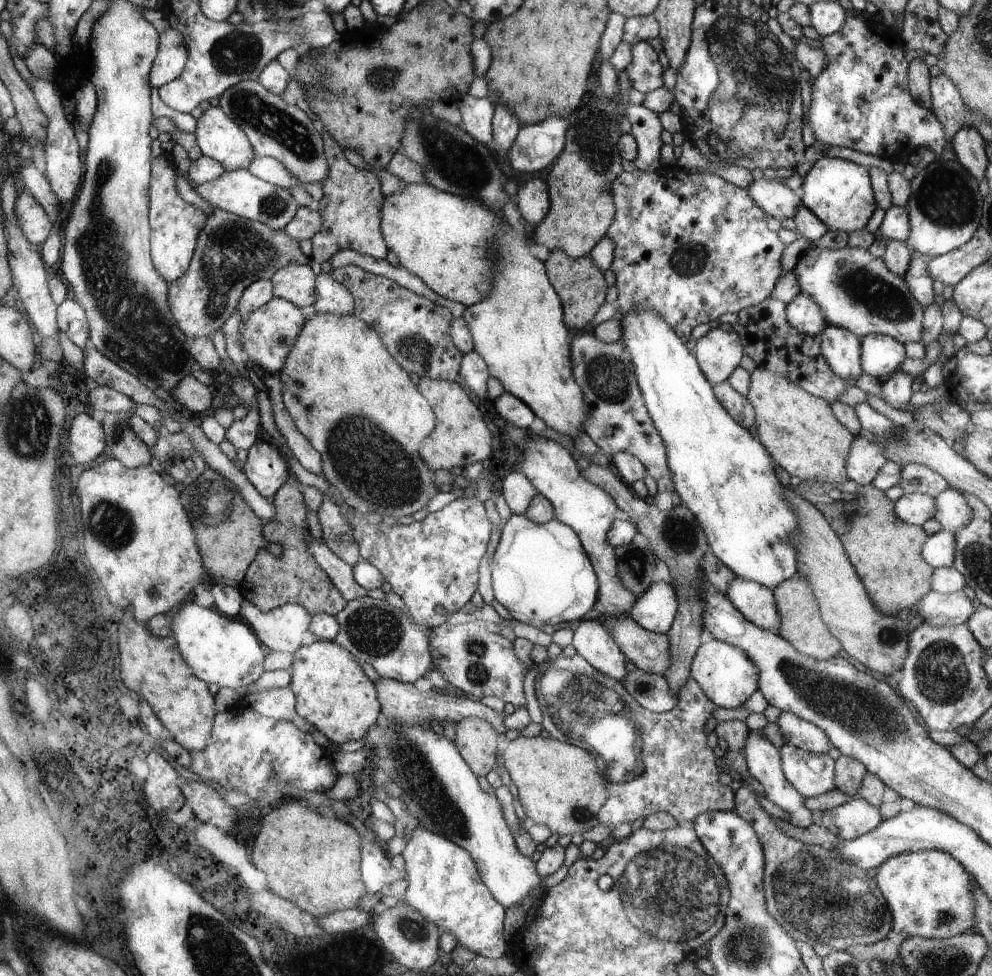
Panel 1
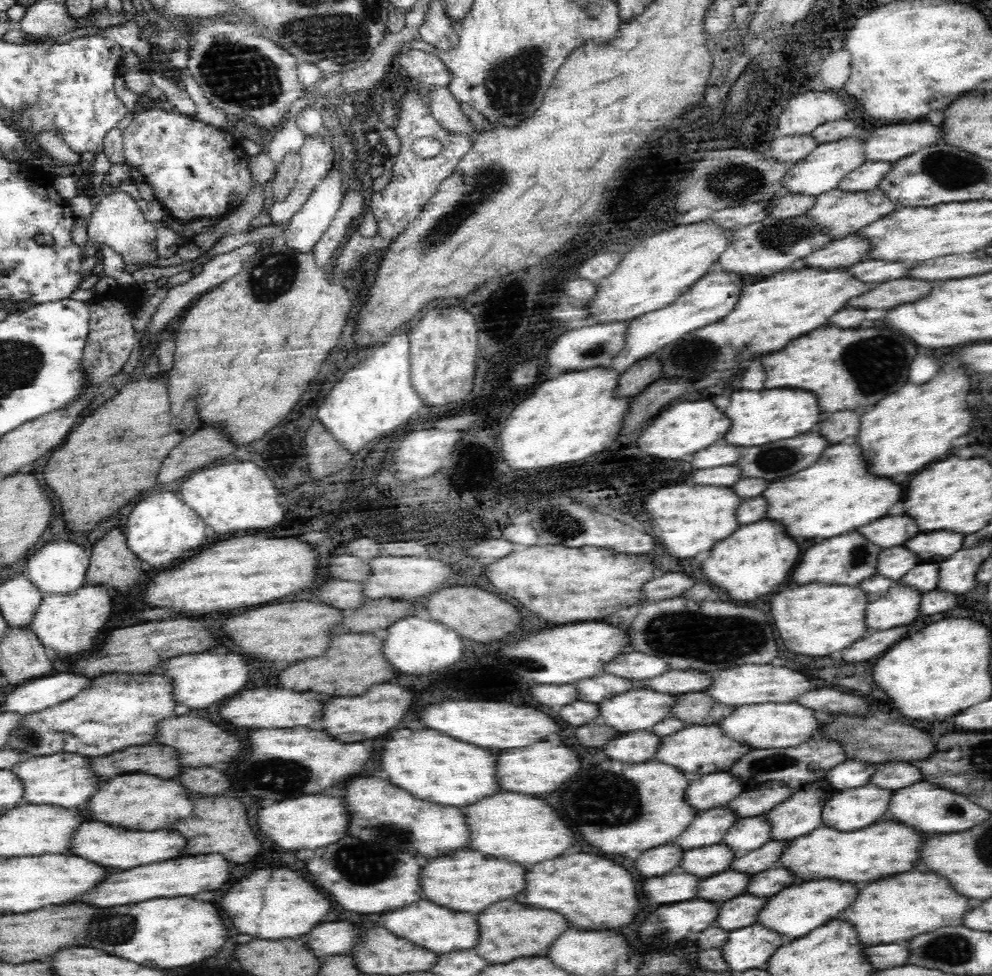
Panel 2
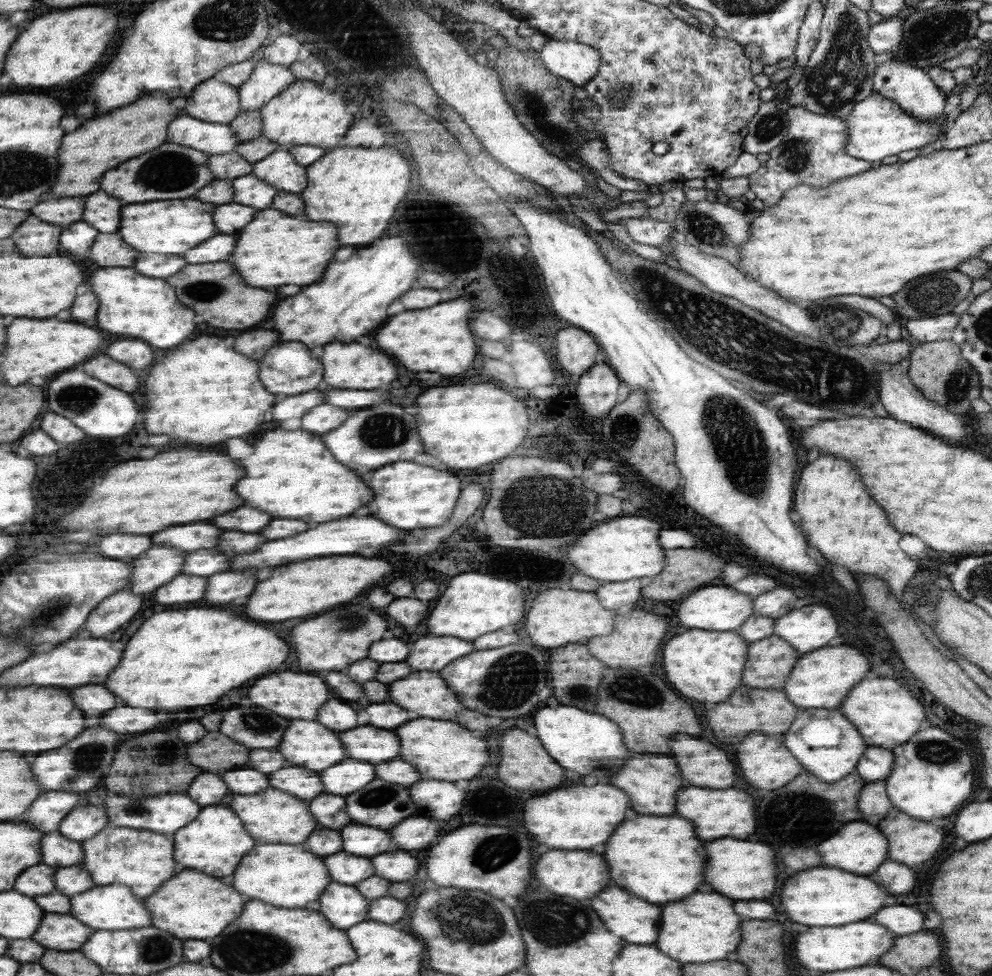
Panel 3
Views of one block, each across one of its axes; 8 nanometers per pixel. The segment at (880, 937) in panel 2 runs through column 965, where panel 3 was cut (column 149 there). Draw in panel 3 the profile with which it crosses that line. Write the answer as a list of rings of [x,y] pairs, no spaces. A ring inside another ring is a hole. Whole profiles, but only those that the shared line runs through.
[[[184,870],[172,876],[172,880],[164,882],[164,888],[160,888],[156,896],[148,896],[144,906],[148,912],[152,912],[152,924],[156,928],[164,928],[166,932],[172,932],[172,936],[180,936],[180,940],[206,940],[218,936],[232,920],[240,916],[244,898],[218,878],[196,870]]]

